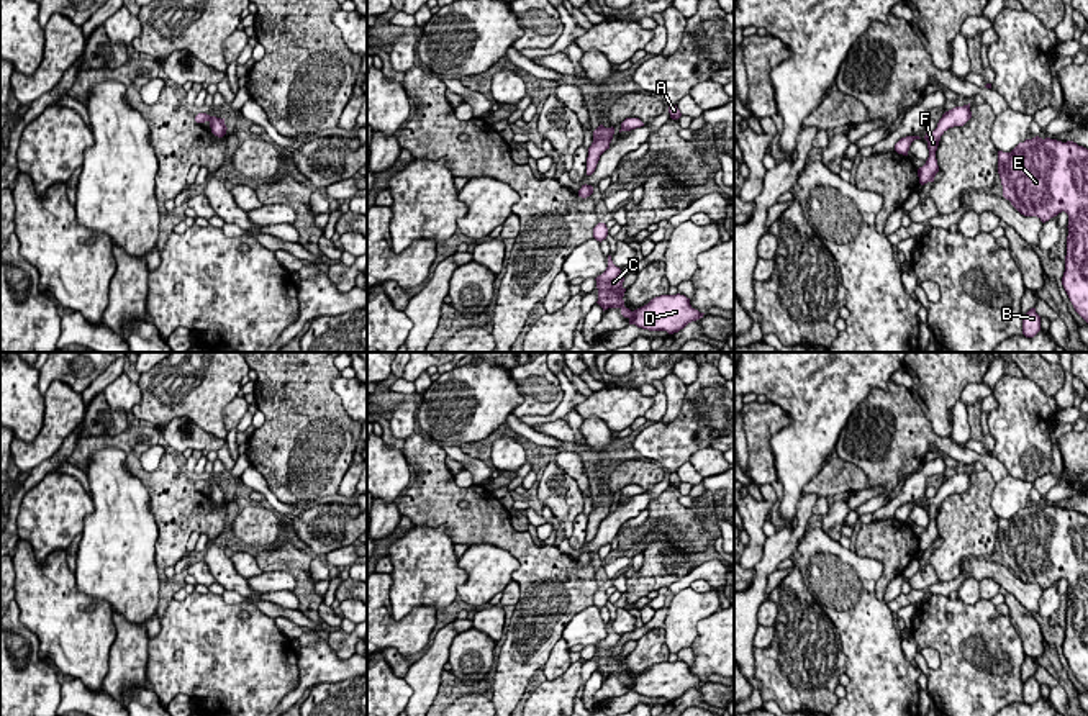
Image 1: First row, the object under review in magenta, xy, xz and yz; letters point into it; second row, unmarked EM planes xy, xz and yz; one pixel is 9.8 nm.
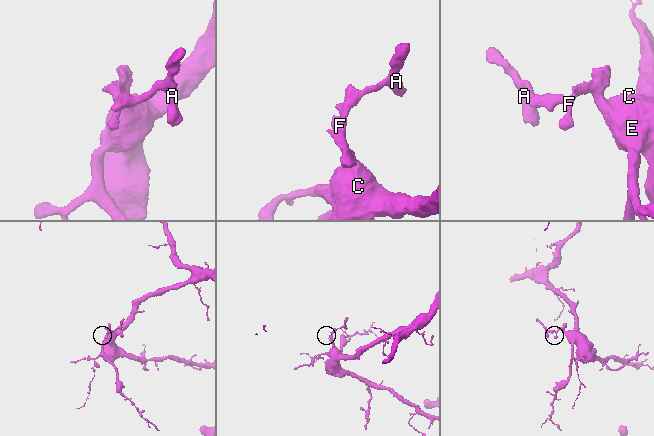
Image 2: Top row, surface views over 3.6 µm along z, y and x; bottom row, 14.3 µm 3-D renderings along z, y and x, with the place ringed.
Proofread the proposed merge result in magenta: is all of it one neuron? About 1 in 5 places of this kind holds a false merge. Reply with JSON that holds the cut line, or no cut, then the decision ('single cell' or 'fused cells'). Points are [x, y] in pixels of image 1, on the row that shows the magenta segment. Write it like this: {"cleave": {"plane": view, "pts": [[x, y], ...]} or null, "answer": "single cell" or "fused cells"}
{"cleave": null, "answer": "single cell"}

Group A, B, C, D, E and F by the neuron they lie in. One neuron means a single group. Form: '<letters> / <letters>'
A B C D E F

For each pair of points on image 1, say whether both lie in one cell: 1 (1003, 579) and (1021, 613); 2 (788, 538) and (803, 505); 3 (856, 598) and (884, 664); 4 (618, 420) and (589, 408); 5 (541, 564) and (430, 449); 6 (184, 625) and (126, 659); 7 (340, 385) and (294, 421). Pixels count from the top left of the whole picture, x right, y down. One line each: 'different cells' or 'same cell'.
1: different cells
2: same cell
3: same cell
4: same cell
5: same cell
6: different cells
7: different cells

